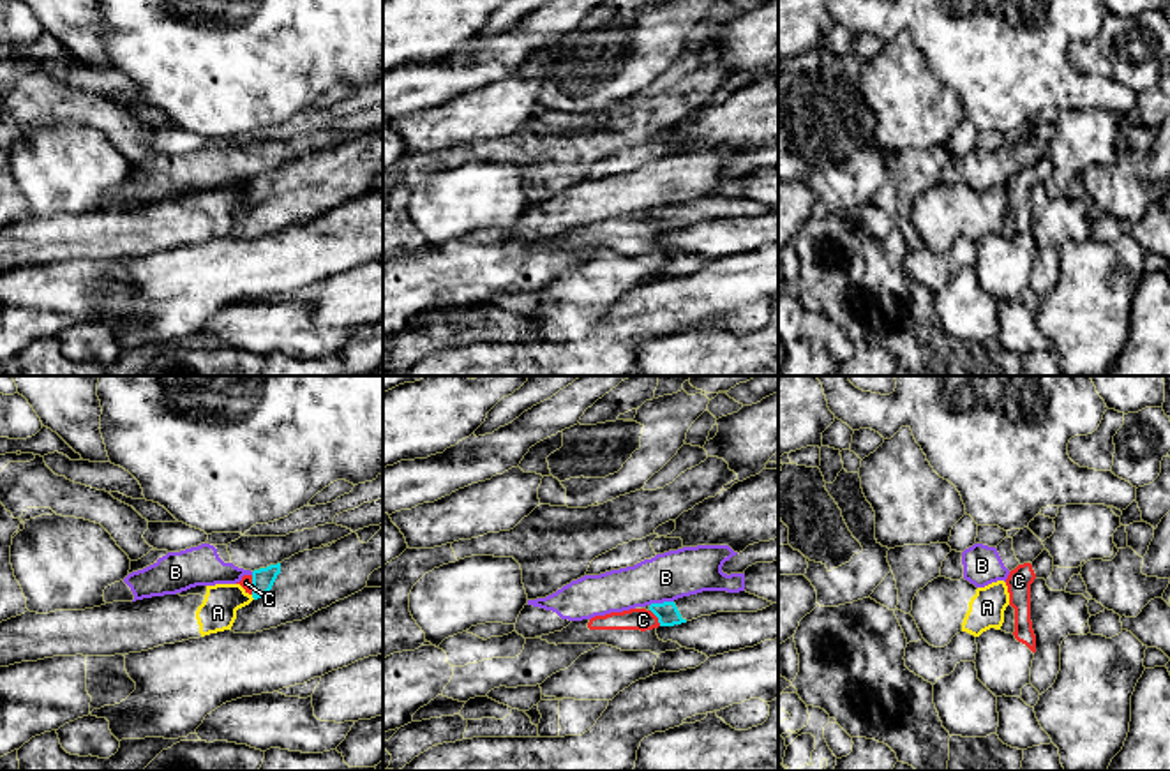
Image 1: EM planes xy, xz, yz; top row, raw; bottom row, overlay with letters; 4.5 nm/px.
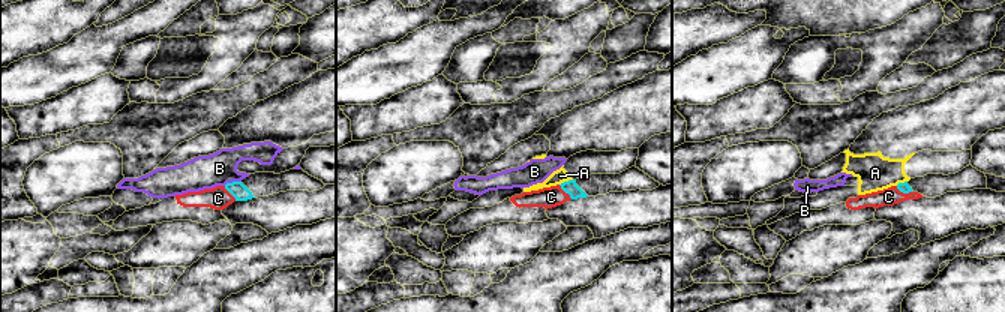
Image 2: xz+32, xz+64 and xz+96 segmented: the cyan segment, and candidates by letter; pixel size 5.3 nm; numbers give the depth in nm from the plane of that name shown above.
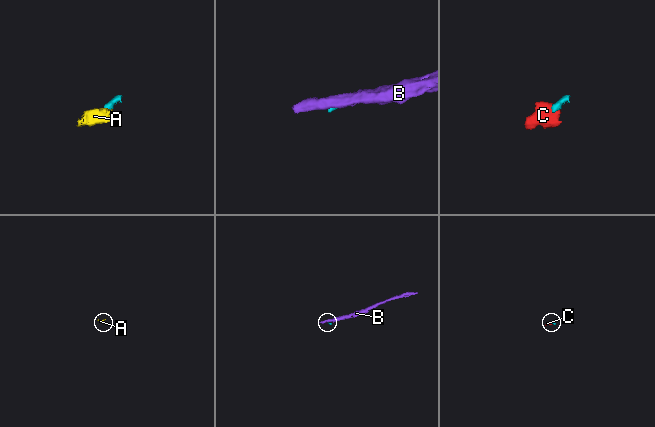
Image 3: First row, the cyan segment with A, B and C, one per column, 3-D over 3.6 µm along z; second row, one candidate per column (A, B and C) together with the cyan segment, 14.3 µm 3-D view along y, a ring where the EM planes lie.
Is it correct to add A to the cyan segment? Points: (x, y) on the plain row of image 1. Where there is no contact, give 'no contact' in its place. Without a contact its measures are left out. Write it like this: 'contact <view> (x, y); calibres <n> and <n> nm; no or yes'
contact xy (253, 202); calibres 100 and 170 nm; no

